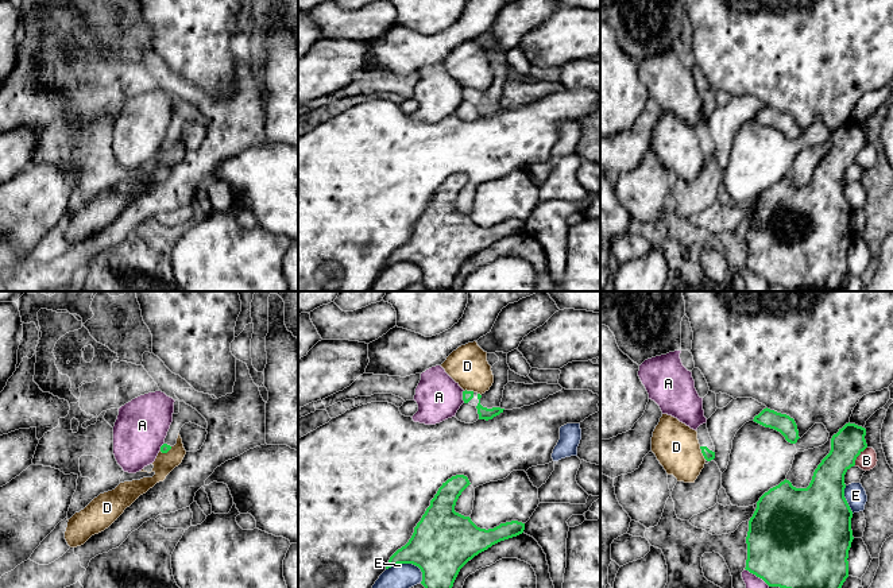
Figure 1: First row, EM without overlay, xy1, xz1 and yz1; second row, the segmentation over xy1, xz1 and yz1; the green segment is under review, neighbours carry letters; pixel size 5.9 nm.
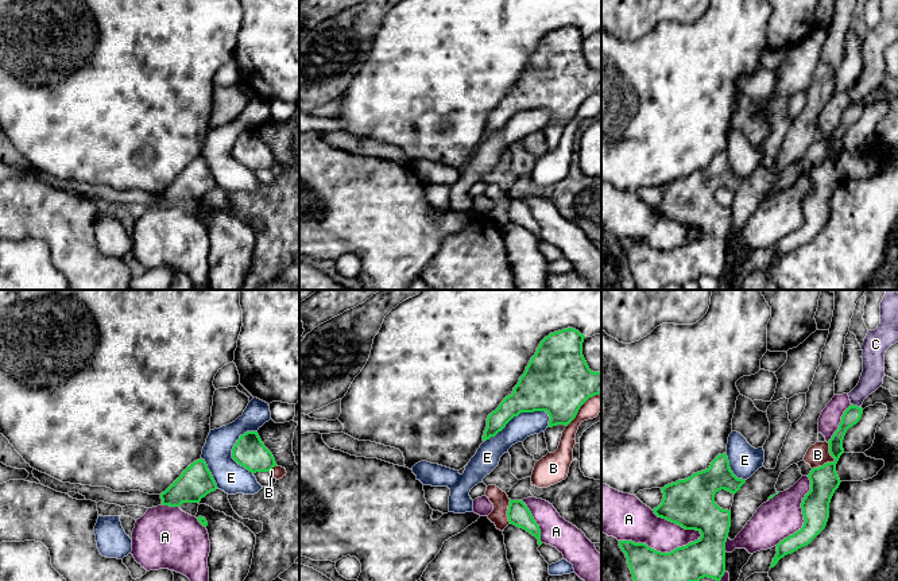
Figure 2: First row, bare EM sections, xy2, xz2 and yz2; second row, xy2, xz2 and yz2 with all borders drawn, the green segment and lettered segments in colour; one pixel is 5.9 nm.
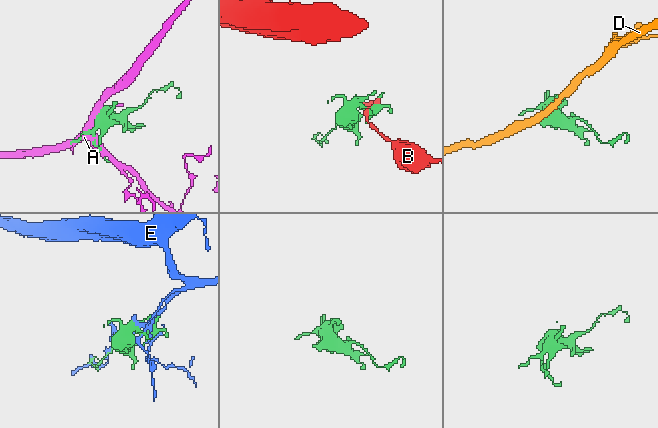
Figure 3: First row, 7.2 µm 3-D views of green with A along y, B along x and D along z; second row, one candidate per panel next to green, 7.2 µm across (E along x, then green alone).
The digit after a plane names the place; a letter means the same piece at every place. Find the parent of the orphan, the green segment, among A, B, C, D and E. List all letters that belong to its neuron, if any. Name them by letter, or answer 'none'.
none

